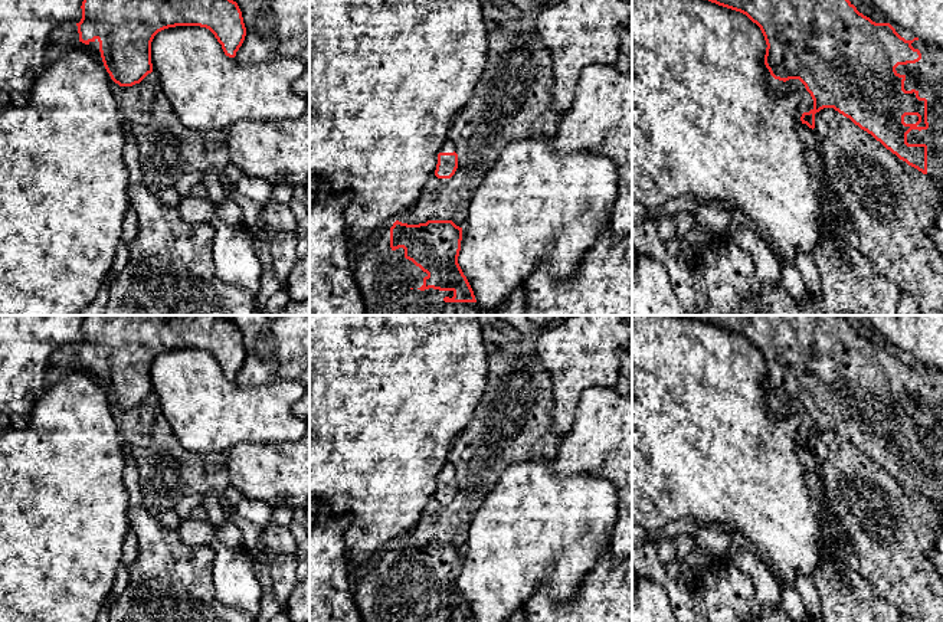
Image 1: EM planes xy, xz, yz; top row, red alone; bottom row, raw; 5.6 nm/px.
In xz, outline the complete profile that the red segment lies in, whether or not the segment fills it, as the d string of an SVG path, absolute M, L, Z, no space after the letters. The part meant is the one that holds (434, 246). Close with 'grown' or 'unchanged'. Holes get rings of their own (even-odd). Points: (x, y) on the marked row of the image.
M396 220L390 229L383 229L370 248L360 251L354 262L364 315L525 315L524 287L515 288L495 311L479 308L458 263L461 240L462 227L452 220L419 225Z; grown

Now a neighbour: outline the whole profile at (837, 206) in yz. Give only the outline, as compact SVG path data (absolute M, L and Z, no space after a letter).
M829 193L826 202L831 206L832 219L844 227L844 222L845 222L845 206L844 206L844 203L836 196L834 196L831 193Z

